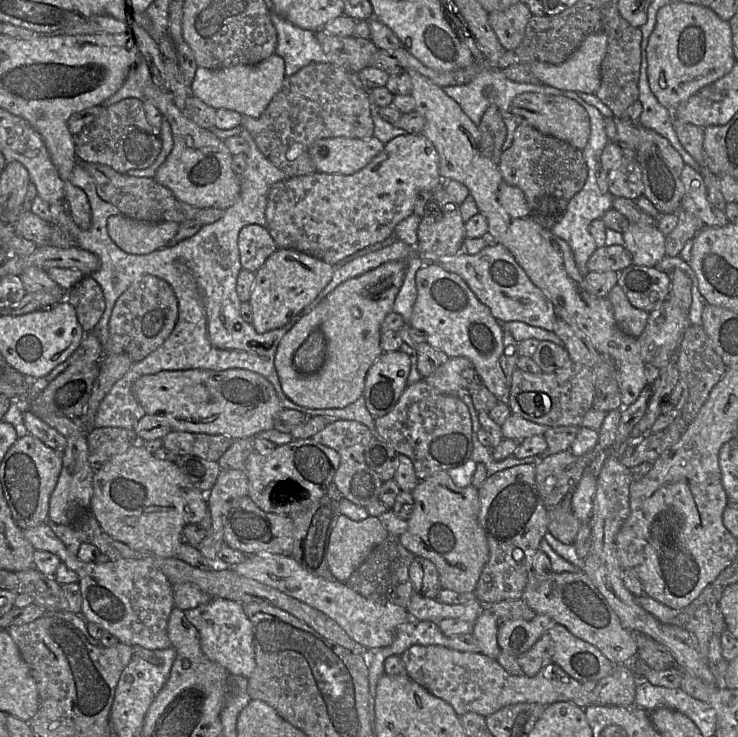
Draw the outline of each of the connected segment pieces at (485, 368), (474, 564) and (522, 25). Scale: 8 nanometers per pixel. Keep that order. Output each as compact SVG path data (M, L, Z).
M425 263L415 275L417 298L410 326L423 331L426 342L451 357L469 359L482 383L499 400L508 404L507 377L501 368L503 354L503 324L476 297L466 282L438 263Z
M438 471L419 481L411 493L414 507L407 530L399 536L401 544L436 566L442 589L474 592L489 558L487 538L478 520L478 489L472 485L458 487L447 471Z
M518 2L504 11L488 13L488 21L503 48L514 50L520 45L531 16L527 5Z

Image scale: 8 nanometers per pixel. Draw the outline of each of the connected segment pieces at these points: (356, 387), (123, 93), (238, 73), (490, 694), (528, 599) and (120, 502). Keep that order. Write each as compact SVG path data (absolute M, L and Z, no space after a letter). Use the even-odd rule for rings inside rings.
M393 260L346 280L282 337L274 366L289 400L311 409L344 408L363 395L366 374L383 352L381 325L388 313L393 311L405 270L404 260ZM314 329L319 329L325 337L325 361L315 373L302 375L293 366L293 356Z
M146 58L139 60L131 69L121 88L100 105L108 107L126 98L144 99L144 88L152 84L152 74Z
M274 53L256 65L235 65L218 69L198 66L190 84L190 92L214 109L225 108L241 115L258 117L281 88L284 78L284 60Z
M413 645L401 655L406 675L434 696L448 703L458 716L474 712L487 717L504 706L517 703L549 705L571 702L585 708L595 704L595 695L582 688L558 665L550 663L534 677L509 674L496 660L482 653L460 652L442 645Z
M530 572L521 598L537 614L548 616L572 635L598 648L613 664L623 664L637 656L633 632L622 626L618 616L584 572L551 572L545 576Z
M138 443L116 454L95 470L90 511L101 528L115 540L138 551L171 558L177 557L178 548L184 542L183 528L187 524L200 523L207 514L207 494L194 487L175 462L156 458Z

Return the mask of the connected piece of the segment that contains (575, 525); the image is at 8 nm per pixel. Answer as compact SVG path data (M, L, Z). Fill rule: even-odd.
M570 499L548 510L548 532L564 544L573 544L581 524L571 510Z

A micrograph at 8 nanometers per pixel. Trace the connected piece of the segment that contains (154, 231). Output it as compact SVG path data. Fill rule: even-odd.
M122 214L110 216L107 231L112 241L130 254L148 254L167 246L179 229L177 222L145 222Z

